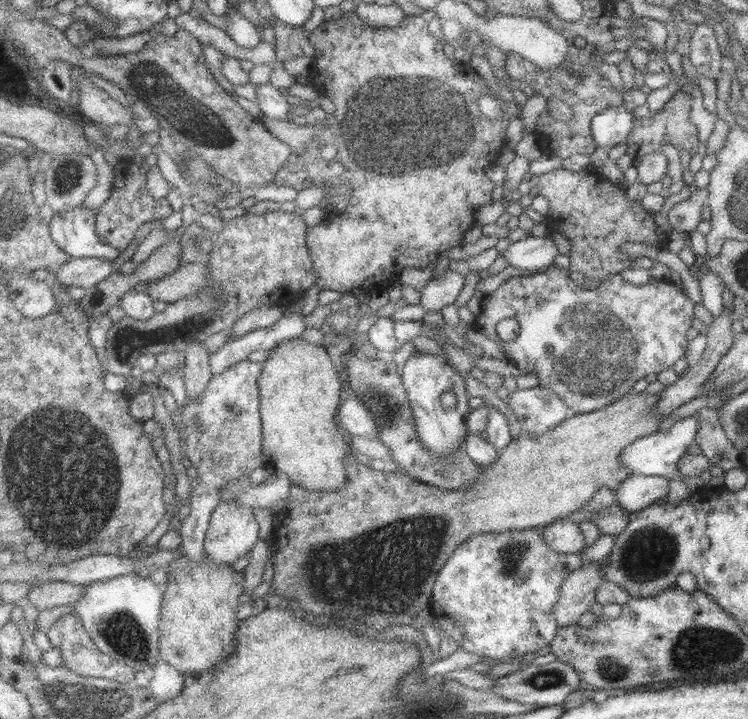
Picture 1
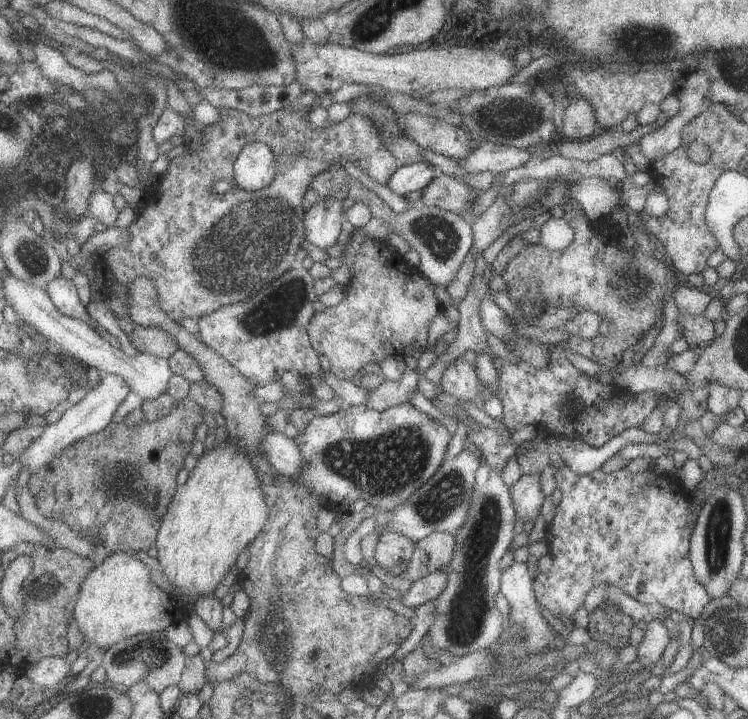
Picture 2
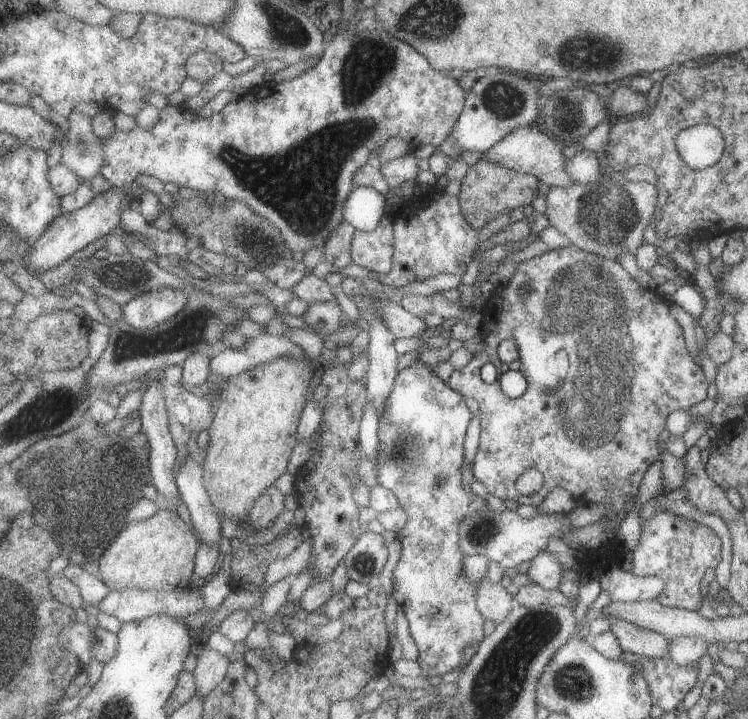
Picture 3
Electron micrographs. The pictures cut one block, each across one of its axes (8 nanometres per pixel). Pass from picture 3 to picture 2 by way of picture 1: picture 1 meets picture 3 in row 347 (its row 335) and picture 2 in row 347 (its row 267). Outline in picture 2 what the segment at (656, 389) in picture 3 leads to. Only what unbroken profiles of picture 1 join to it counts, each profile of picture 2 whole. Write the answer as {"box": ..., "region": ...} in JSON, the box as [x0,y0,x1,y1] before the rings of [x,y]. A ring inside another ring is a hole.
{"box":[478,344,660,447],"region":[[[555,344],[548,345],[548,352],[550,352],[550,364],[548,364],[548,366],[544,366],[544,368],[536,368],[536,366],[530,366],[530,364],[528,364],[526,360],[522,360],[522,358],[520,358],[520,362],[508,362],[508,360],[504,360],[496,356],[496,358],[492,360],[492,363],[494,367],[496,368],[499,374],[499,379],[500,379],[499,380],[500,389],[497,392],[494,392],[492,389],[484,385],[480,380],[478,380],[478,382],[482,384],[482,392],[484,392],[484,396],[488,396],[488,397],[495,396],[502,401],[503,422],[510,432],[514,433],[518,431],[519,429],[523,428],[524,426],[533,425],[537,429],[540,429],[540,428],[545,428],[546,430],[548,429],[548,431],[550,430],[550,432],[554,432],[554,434],[560,434],[560,433],[564,434],[564,432],[568,432],[568,428],[564,428],[563,426],[570,426],[570,424],[572,424],[572,426],[588,426],[588,428],[574,428],[574,432],[576,432],[576,434],[578,434],[578,436],[582,438],[582,442],[583,440],[586,440],[588,444],[595,444],[595,447],[600,447],[605,442],[608,442],[608,440],[610,440],[611,438],[614,438],[615,436],[618,436],[619,434],[622,434],[625,430],[628,430],[631,428],[639,429],[638,426],[640,426],[640,424],[642,424],[642,422],[644,422],[644,420],[648,418],[651,412],[654,412],[653,410],[654,408],[656,408],[658,404],[658,398],[660,398],[660,393],[654,392],[654,390],[638,393],[638,396],[636,396],[635,400],[628,400],[628,403],[626,404],[626,406],[620,406],[618,405],[618,400],[617,400],[617,395],[620,390],[617,387],[615,387],[614,385],[604,386],[604,382],[602,382],[603,384],[602,385],[600,382],[598,382],[598,380],[596,380],[596,378],[589,376],[586,373],[580,372],[572,363],[570,363],[567,360],[566,353],[564,352],[564,350],[562,350],[558,346],[555,346]],[[569,394],[574,394],[574,396],[571,396],[571,395],[568,396]],[[577,395],[581,396],[582,402],[580,402],[580,400],[576,400]],[[578,402],[580,402],[580,404],[578,404]]]}

